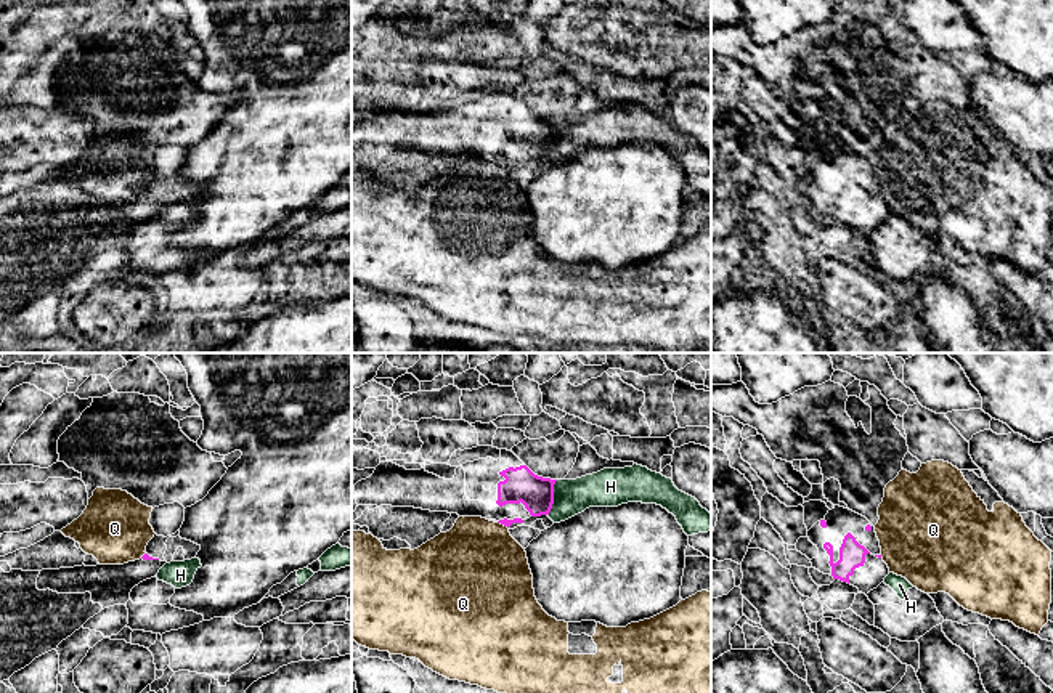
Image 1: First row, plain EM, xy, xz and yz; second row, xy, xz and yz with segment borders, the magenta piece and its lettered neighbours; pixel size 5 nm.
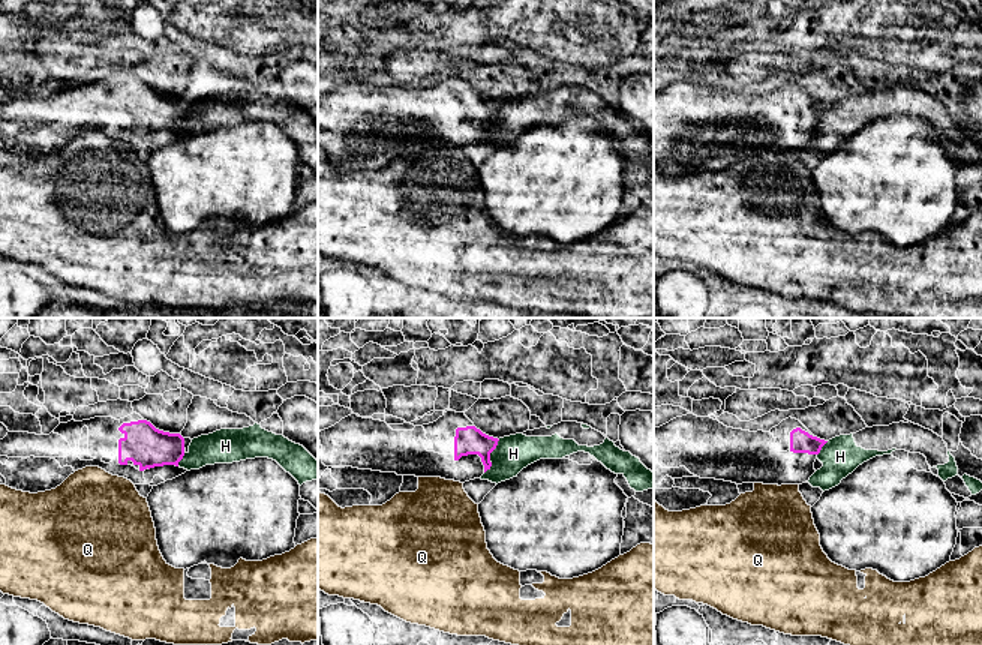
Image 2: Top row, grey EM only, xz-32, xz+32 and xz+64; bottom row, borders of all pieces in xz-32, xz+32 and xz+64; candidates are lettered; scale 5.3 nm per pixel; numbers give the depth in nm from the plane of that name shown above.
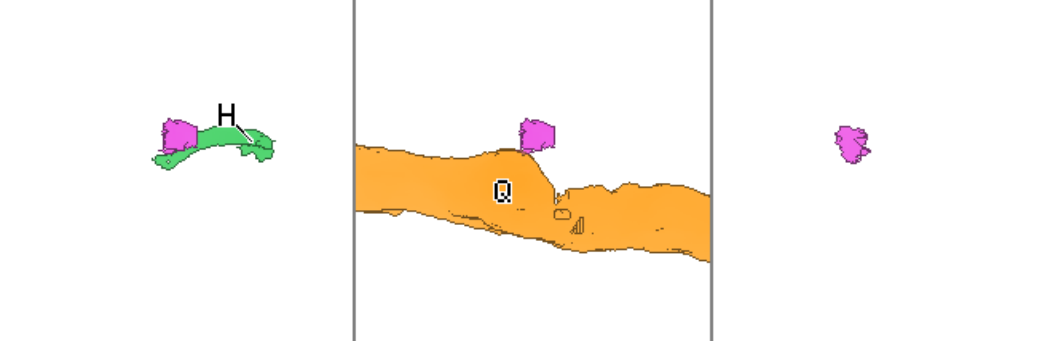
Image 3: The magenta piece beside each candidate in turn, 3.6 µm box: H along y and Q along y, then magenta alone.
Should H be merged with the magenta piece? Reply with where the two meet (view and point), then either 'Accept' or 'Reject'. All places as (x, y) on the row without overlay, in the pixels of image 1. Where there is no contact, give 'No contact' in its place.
Touches magenta at xz (552, 138). Reject

